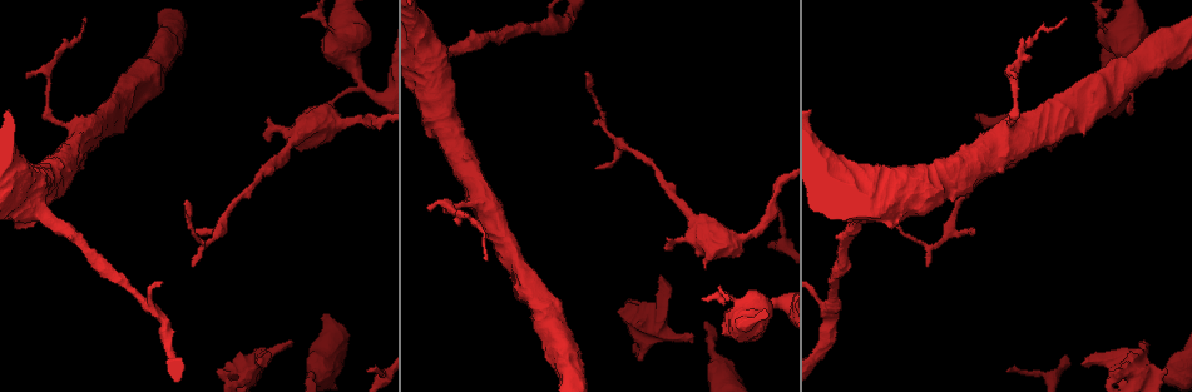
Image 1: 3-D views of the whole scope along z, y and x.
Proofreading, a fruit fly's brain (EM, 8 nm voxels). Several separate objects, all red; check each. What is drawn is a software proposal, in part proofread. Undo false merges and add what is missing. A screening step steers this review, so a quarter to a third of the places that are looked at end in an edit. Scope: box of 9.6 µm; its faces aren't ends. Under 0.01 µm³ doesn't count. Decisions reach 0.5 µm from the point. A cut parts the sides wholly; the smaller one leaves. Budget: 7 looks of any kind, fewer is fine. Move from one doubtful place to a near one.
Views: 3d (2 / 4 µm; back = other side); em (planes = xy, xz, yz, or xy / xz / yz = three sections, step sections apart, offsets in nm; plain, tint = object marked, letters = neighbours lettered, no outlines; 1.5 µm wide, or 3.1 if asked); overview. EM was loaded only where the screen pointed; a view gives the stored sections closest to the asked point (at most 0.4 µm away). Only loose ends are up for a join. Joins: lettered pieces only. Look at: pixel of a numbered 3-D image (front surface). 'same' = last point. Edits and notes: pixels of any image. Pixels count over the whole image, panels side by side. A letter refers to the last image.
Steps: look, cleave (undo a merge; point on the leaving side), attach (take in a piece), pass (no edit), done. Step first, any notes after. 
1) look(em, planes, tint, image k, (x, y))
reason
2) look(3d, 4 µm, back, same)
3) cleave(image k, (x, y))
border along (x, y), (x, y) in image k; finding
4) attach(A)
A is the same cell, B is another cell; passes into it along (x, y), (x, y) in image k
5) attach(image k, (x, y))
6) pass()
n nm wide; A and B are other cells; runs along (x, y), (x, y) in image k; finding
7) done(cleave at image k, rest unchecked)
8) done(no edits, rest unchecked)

look(3d, 2 µm, image 1, (1139, 342))

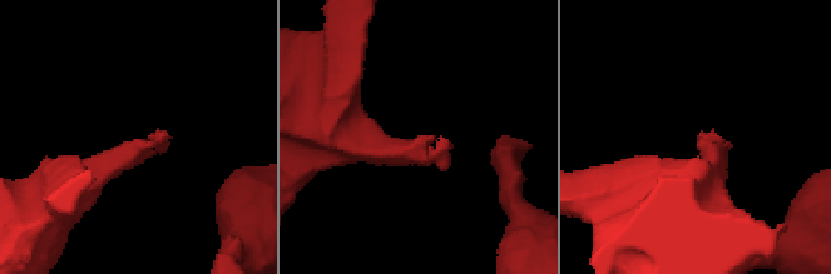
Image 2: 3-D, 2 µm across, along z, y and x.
look(em, planes, letters, image 2, (167, 137))
shape alone is not enough

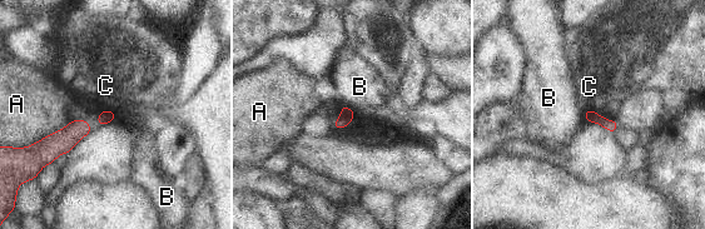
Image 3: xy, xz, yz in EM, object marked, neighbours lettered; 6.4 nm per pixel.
pass()
A touches over 320 nm; A, B and C are other cells; border along (342, 104), (356, 113) in image 3; none of them fits

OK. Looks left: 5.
look(em, planes, tint, image 1, (48, 103))
a narrow waist

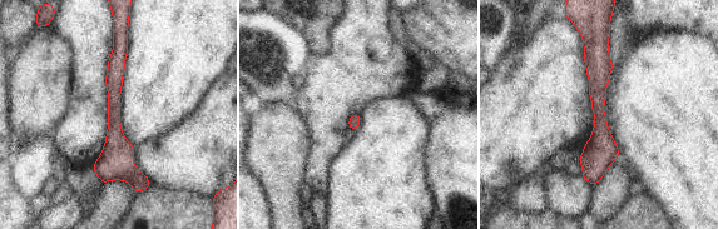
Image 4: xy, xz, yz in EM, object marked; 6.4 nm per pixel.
look(em, planes, letters, same)

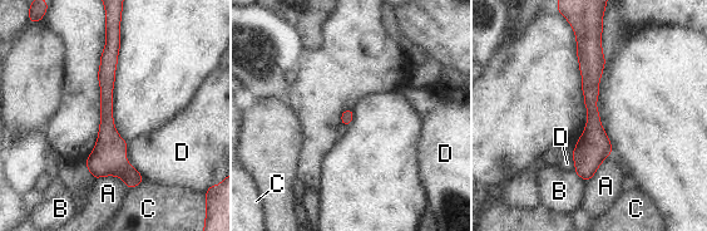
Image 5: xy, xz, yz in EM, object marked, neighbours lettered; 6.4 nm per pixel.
pass()
A, B, C and D are other cells; border along (127, 142), (127, 161), (144, 180) in image 5; all the same neuron

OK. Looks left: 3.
look(em, yz, step 4, letters, image 1, (184, 205))
tapers out

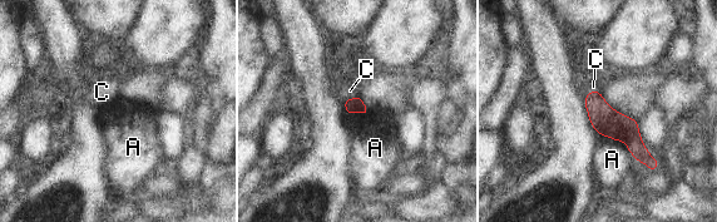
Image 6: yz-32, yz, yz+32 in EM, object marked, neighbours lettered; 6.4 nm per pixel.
look(em, xz, step 8, letters, same)

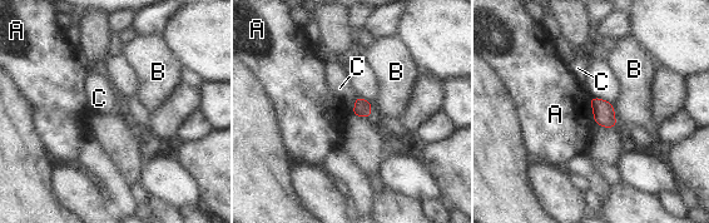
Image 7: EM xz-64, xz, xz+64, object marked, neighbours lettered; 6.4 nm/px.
pass()
A touches over 150 nm; A, B and C are other cells; border along (589, 98), (594, 119) in image 7; no lettered piece goes on from it

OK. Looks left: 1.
done(no edits, rest unchecked)

